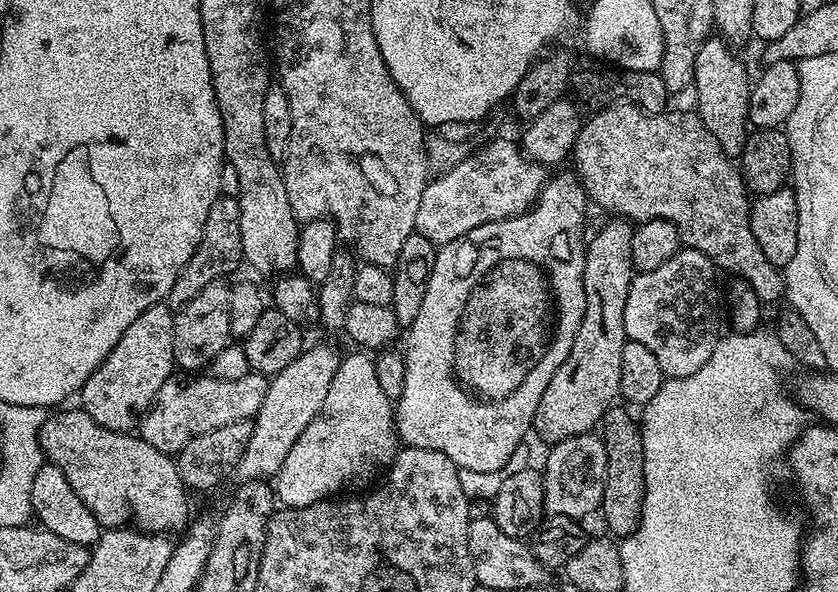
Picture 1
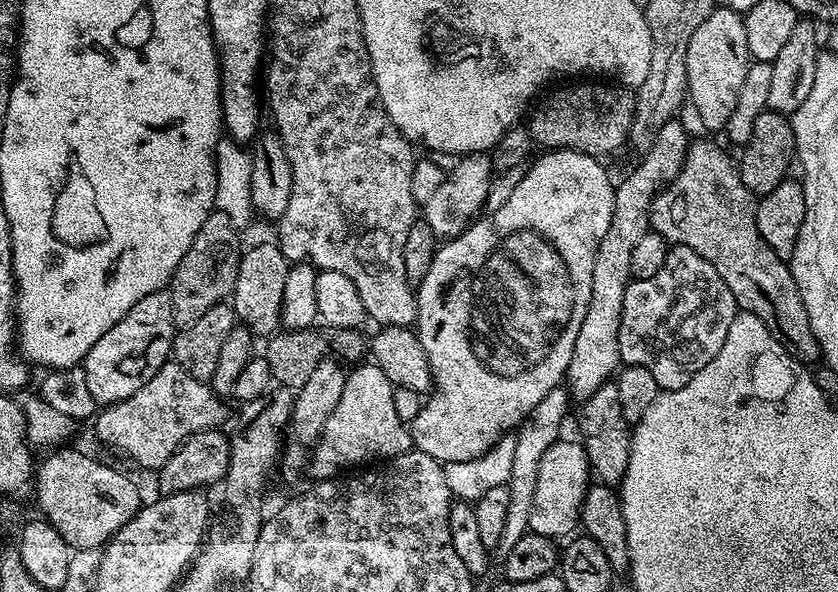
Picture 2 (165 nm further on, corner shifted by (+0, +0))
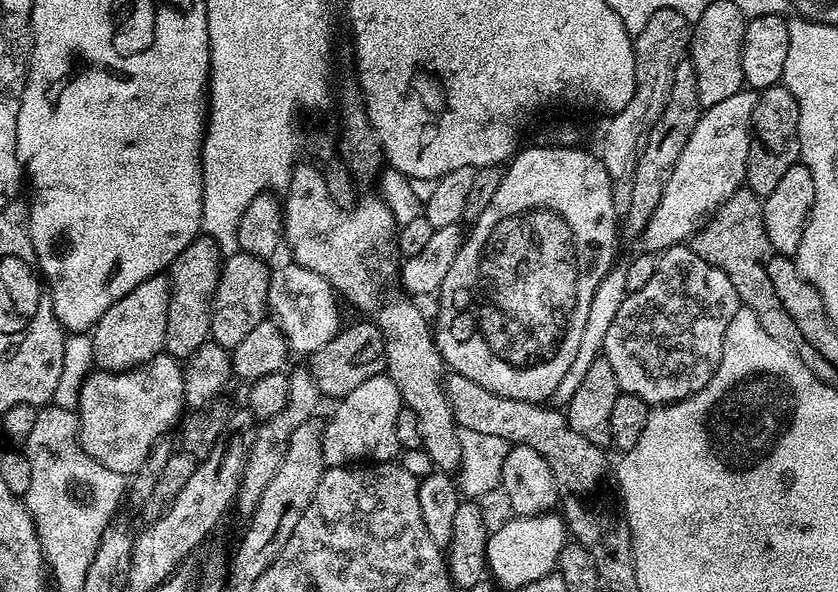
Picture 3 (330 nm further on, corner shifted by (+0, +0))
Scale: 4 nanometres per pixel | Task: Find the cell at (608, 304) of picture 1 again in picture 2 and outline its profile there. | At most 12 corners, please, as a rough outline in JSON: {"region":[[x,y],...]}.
{"region":[[680,118],[615,185],[574,338],[568,395],[583,402],[621,367],[618,326],[630,257],[656,193],[678,174]]}

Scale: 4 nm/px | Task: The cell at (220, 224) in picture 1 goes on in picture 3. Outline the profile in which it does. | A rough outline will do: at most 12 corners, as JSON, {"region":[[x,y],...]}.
{"region":[[197,236],[170,266],[164,348],[210,340],[220,247]]}

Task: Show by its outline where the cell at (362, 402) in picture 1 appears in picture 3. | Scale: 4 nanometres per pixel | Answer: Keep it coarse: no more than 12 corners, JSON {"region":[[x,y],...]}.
{"region":[[386,374],[327,417],[325,465],[392,462],[402,407]]}

